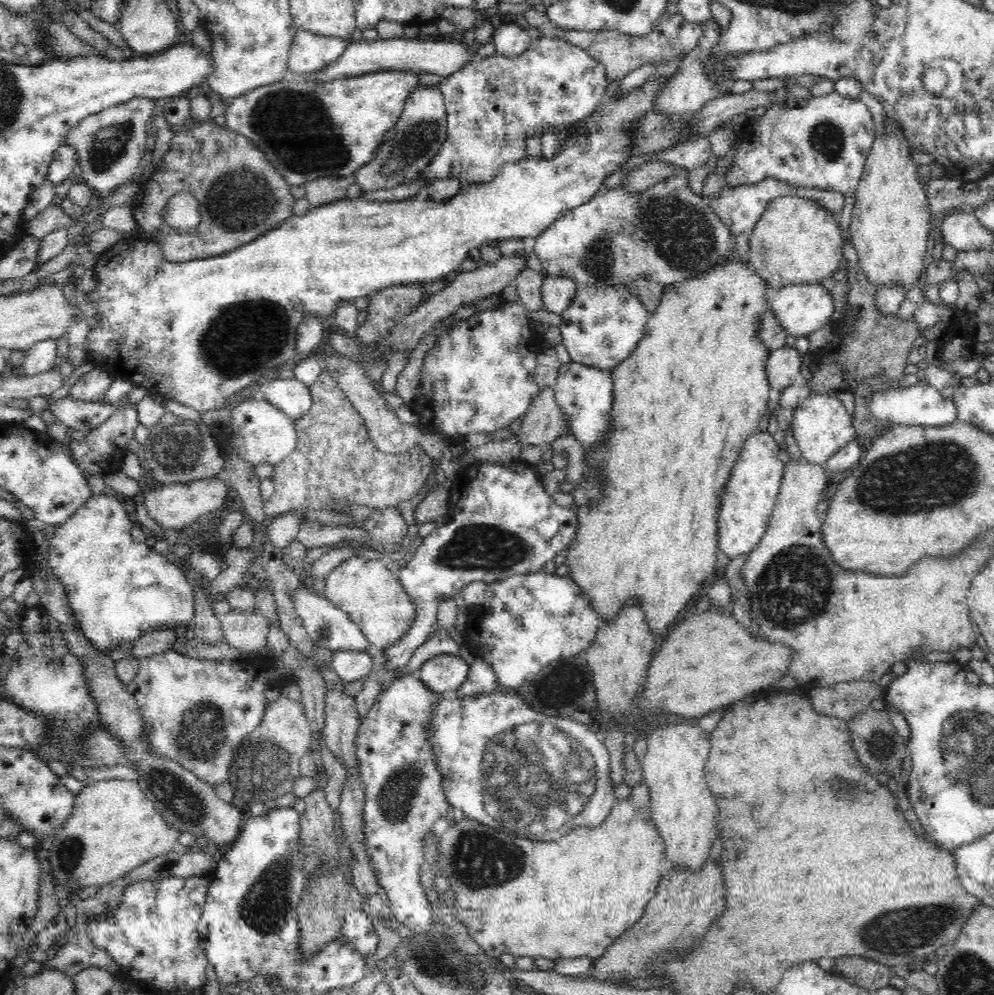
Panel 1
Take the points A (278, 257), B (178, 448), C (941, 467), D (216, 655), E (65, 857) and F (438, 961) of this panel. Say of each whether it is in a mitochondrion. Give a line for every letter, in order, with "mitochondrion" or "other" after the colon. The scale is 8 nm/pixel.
A: other
B: mitochondrion
C: mitochondrion
D: other
E: mitochondrion
F: mitochondrion

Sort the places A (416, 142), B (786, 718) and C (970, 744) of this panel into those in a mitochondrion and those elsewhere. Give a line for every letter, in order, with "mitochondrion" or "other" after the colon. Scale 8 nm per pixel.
A: mitochondrion
B: other
C: mitochondrion

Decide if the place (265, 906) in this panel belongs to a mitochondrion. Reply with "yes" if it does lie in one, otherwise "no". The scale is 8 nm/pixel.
yes

